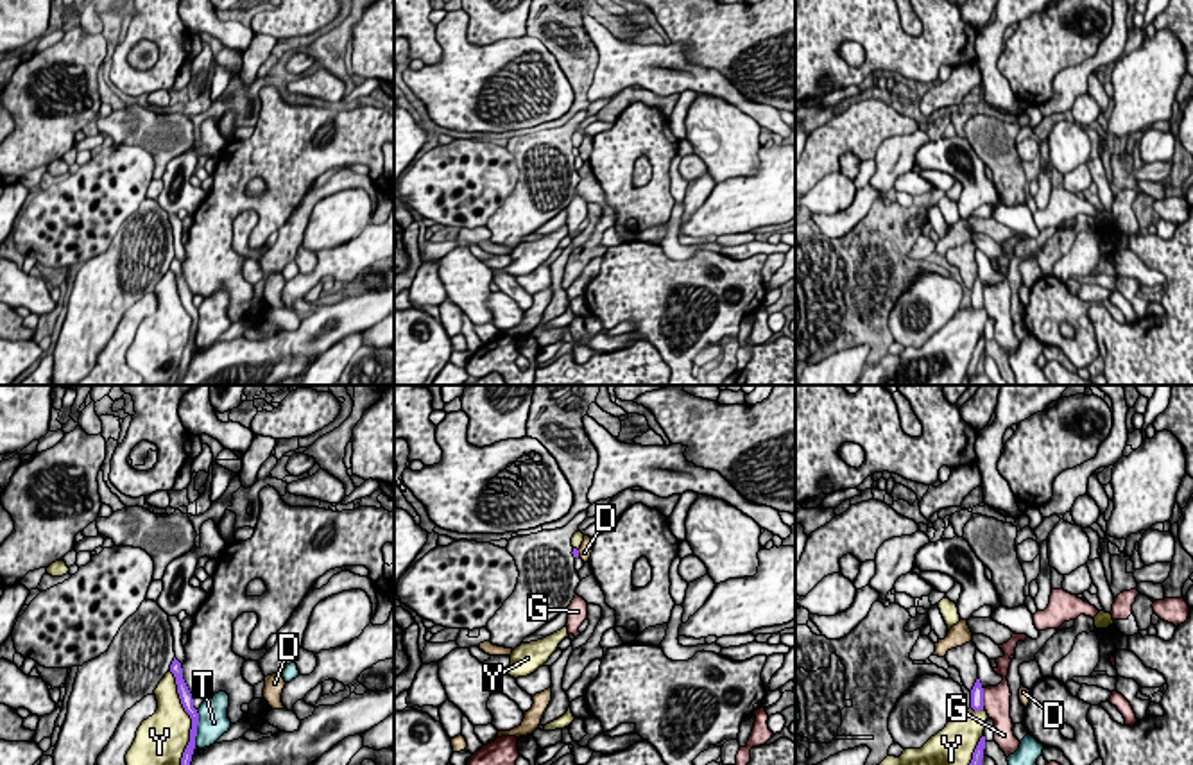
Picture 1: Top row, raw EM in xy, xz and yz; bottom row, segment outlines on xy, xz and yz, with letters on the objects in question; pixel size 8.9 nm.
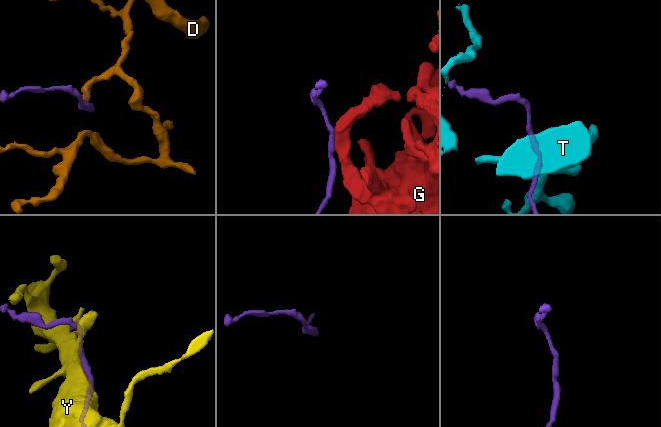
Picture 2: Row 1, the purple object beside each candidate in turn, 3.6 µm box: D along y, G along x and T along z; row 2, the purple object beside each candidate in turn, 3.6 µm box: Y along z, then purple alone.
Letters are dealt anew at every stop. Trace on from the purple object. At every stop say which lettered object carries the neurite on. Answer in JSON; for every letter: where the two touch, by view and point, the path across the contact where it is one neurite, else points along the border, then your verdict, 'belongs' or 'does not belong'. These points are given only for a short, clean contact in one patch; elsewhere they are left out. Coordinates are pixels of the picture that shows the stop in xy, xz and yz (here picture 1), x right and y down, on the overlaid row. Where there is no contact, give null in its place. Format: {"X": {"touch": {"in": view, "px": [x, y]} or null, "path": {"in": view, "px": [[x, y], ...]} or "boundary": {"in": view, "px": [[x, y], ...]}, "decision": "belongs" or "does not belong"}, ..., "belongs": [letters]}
{"D": {"touch": {"in": "xz", "px": [577, 554]}, "boundary": {"in": "xz", "px": [[577, 550], [579, 556]]}, "decision": "does not belong"}, "G": {"touch": {"in": "yz", "px": [982, 697]}, "decision": "does not belong"}, "T": {"touch": {"in": "xy", "px": [196, 728]}, "boundary": {"in": "xy", "px": [[197, 710], [194, 746]]}, "decision": "does not belong"}, "Y": {"touch": {"in": "xy", "px": [190, 717]}, "decision": "does not belong"}, "belongs": []}

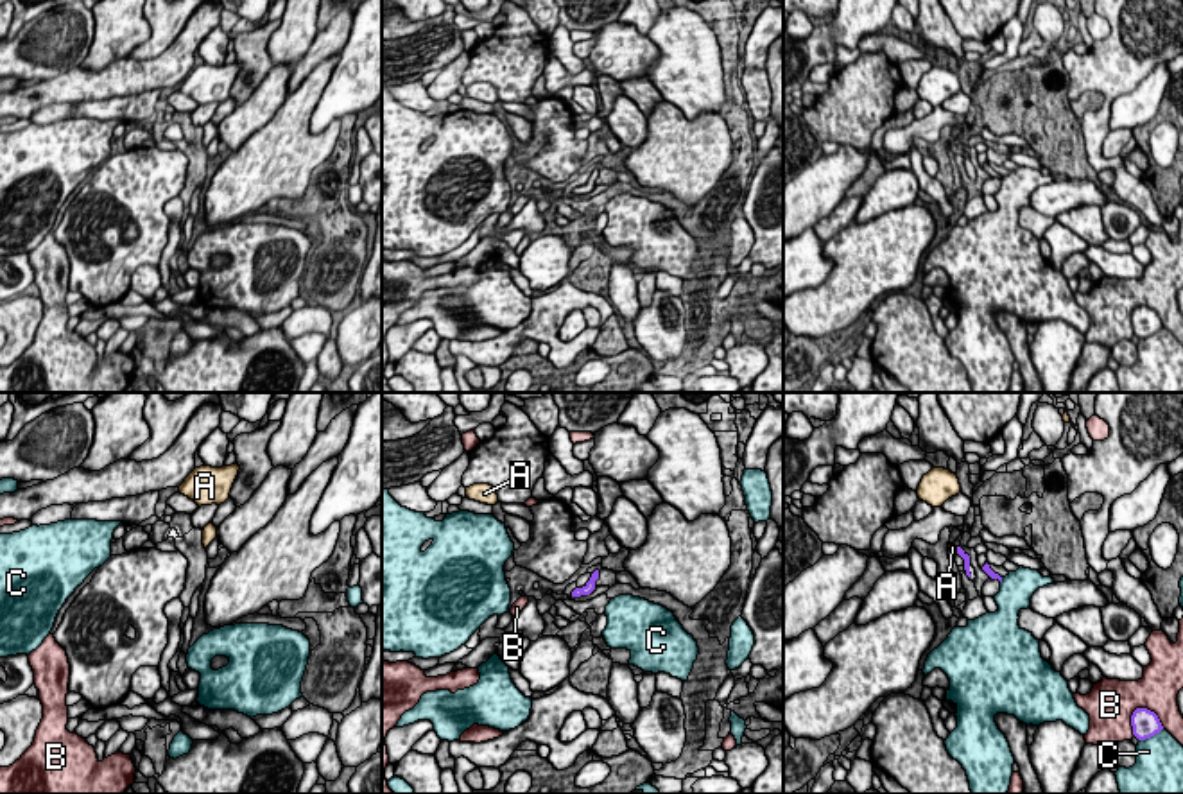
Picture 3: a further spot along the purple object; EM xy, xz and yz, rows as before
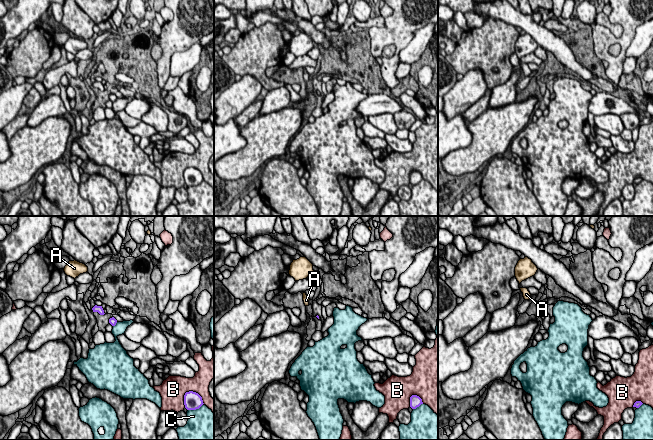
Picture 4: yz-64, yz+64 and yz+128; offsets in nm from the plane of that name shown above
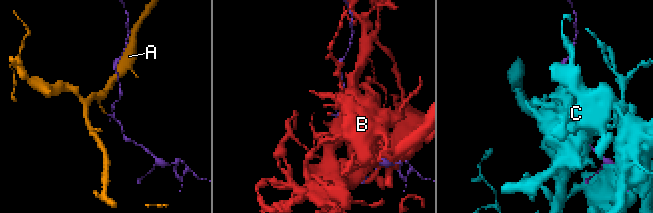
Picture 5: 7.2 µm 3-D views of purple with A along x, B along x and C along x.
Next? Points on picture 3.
{"A": {"touch": {"in": "yz", "px": [958, 551]}, "path": {"in": "yz", "px": [[959, 551], [958, 551], [952, 547]]}, "decision": "belongs"}, "B": {"touch": {"in": "yz", "px": [1149, 710]}, "decision": "does not belong"}, "C": {"touch": {"in": "yz", "px": [1151, 735]}, "decision": "does not belong"}, "belongs": ["A"]}

